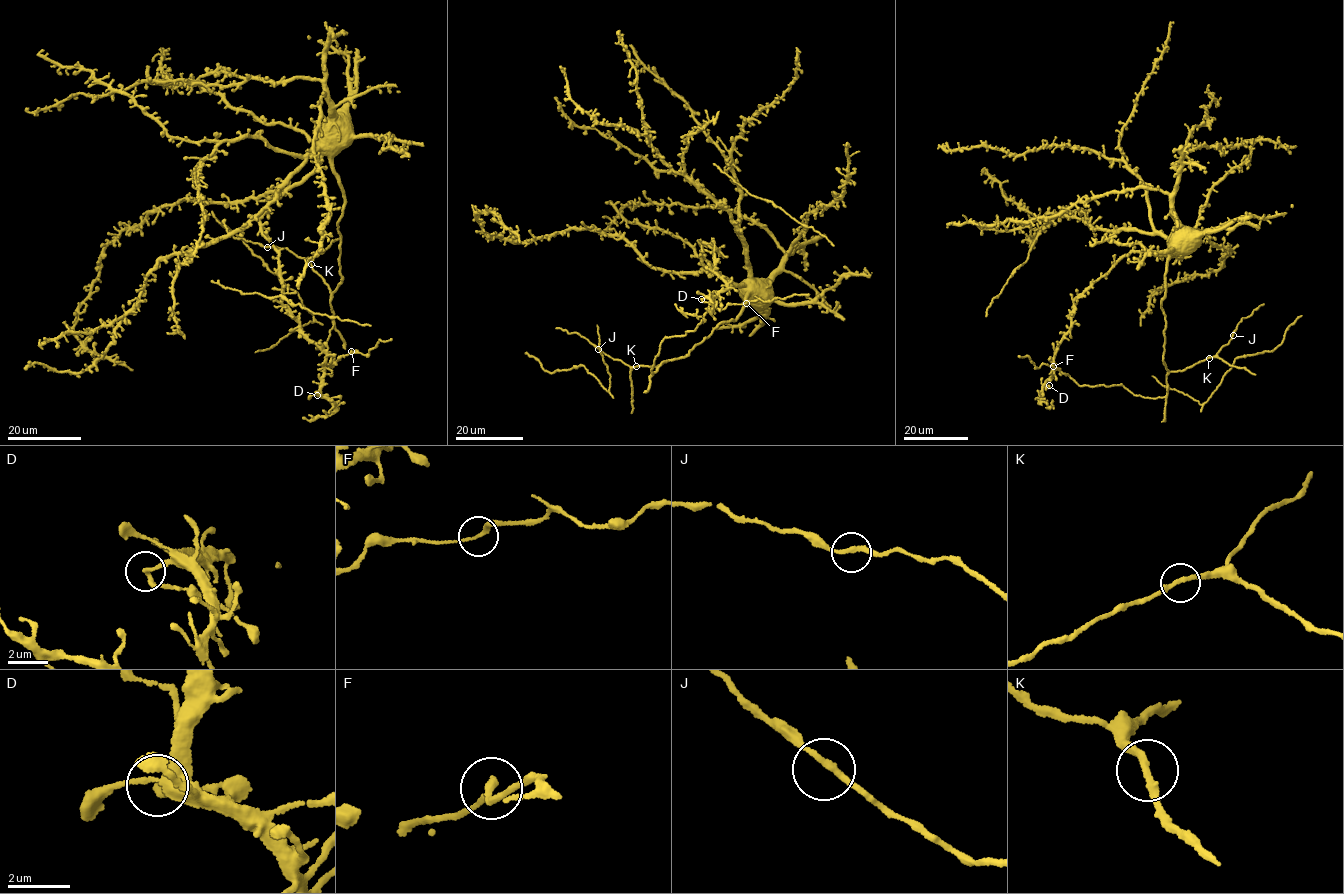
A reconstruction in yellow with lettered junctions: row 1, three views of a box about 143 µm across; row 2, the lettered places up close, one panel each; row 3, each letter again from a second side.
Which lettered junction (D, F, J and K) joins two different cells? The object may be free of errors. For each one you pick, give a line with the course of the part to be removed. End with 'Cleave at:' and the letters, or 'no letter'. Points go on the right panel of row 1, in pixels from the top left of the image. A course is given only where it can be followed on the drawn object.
Cleave at: no letter

